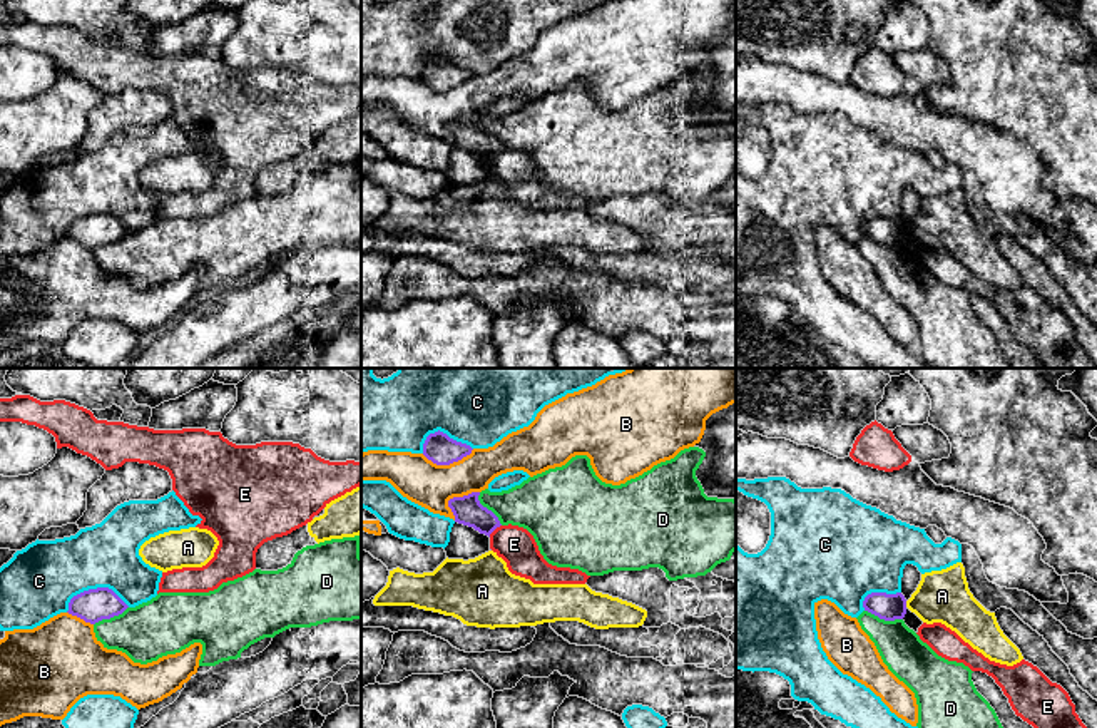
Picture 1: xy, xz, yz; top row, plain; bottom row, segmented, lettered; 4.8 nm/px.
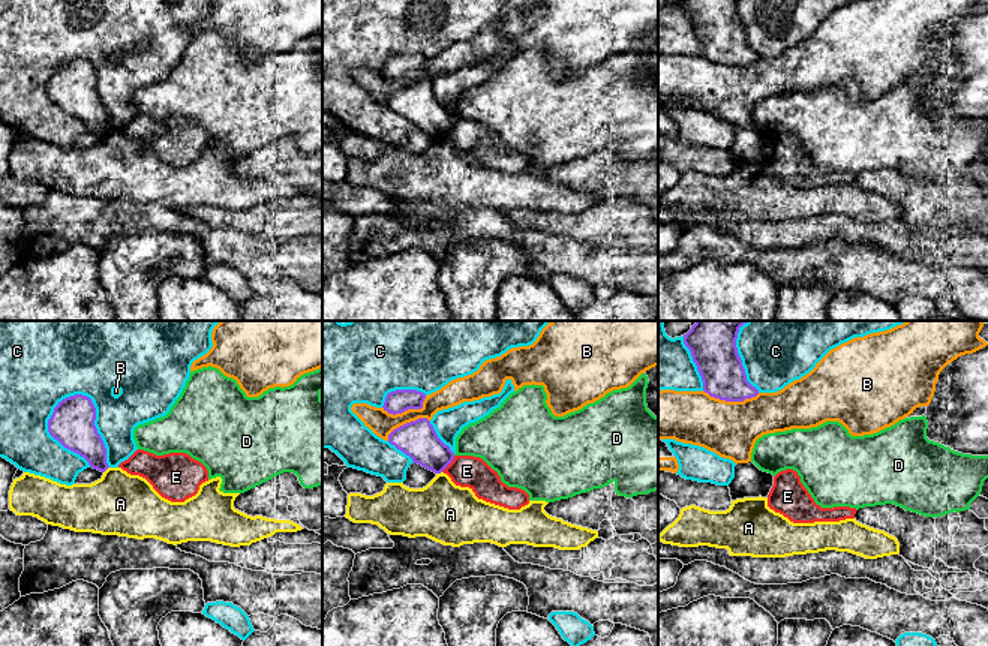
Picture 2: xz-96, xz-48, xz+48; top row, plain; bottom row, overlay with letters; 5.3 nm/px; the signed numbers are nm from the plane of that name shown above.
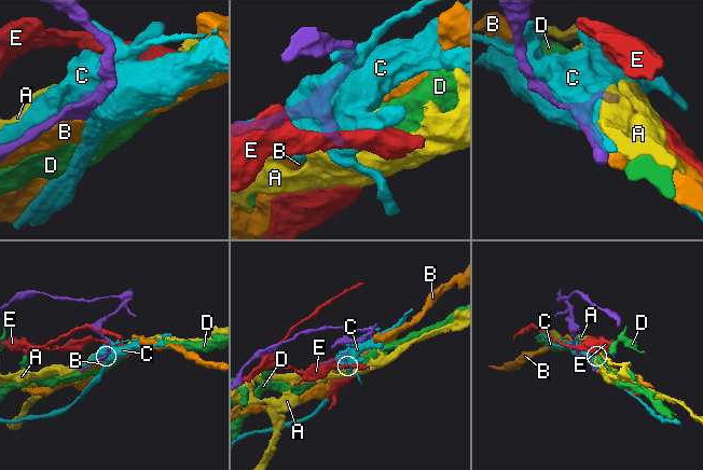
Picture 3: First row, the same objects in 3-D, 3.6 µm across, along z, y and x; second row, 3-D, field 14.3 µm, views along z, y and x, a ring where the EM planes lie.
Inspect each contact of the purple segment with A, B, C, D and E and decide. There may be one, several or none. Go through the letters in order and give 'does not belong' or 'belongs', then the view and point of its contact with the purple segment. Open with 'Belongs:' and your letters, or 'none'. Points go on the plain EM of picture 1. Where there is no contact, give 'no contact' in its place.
Belongs: none
A: does not belong | yz (905, 230)
B: does not belong | xz (447, 89)
C: does not belong | xy (94, 215)
D: does not belong | yz (883, 243)
E: does not belong | xz (494, 154)

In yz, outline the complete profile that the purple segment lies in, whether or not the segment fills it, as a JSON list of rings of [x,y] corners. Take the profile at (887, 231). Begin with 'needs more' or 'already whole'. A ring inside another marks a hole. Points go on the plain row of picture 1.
already whole; [[[871,218],[863,226],[865,236],[885,246],[903,244],[906,239],[906,224],[901,218]]]

